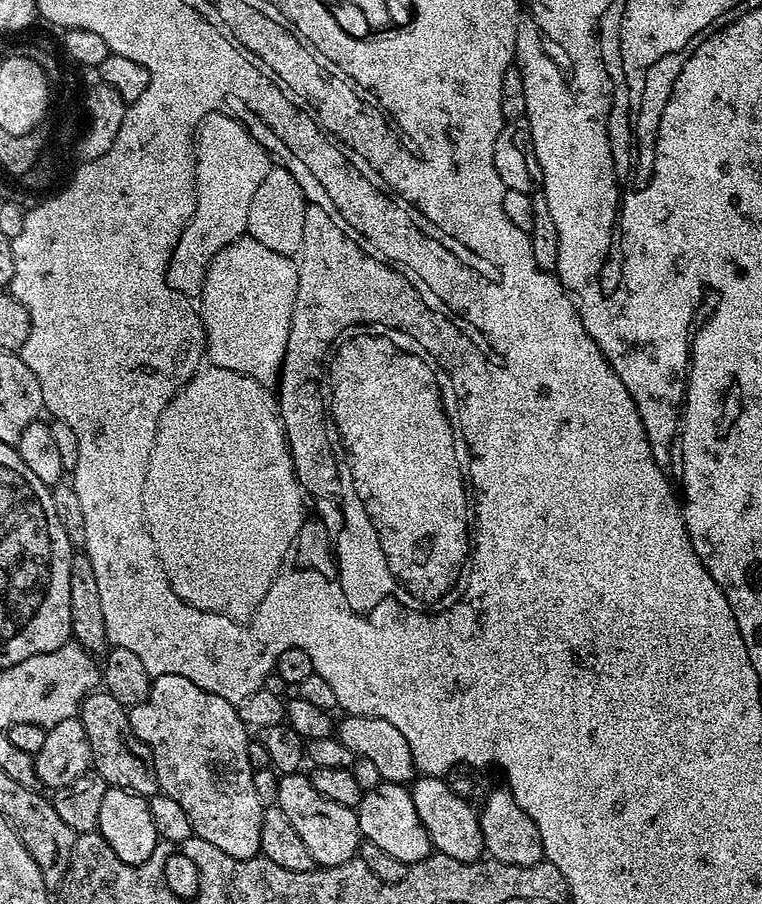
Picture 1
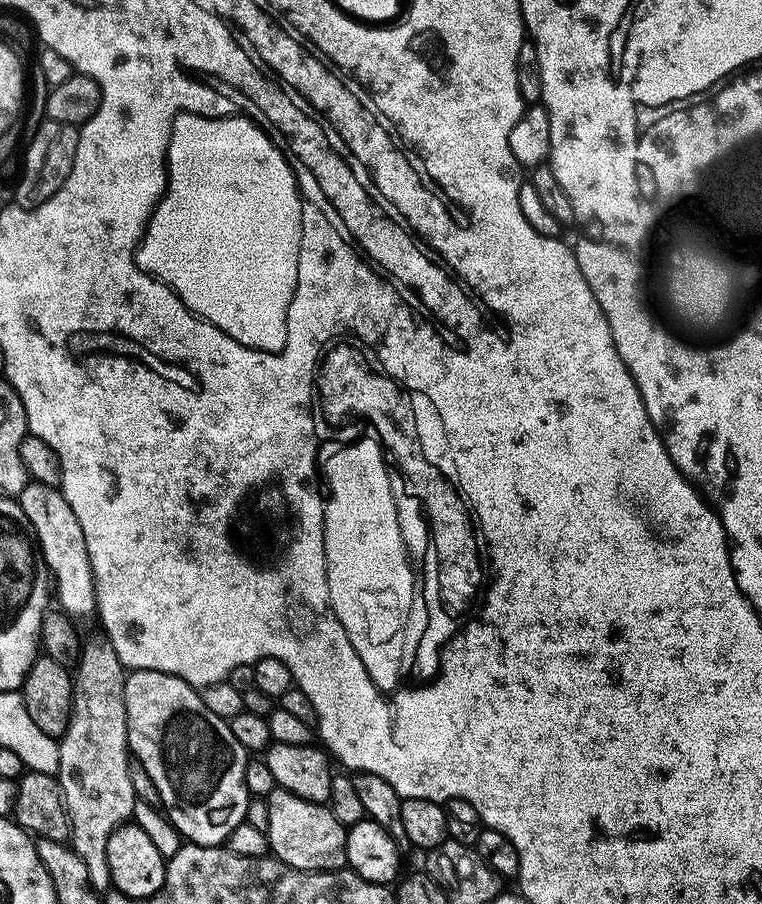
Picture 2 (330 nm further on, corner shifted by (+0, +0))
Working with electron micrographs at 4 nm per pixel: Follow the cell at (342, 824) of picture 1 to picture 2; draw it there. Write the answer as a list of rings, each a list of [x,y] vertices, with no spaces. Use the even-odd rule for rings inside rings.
[[[276,787],[266,798],[270,810],[268,847],[271,855],[303,872],[336,872],[348,862],[348,828],[334,818],[331,807],[298,798]]]

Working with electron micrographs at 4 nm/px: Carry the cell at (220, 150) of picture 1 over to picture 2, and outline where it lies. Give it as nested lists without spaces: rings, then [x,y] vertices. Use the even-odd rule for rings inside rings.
[[[180,112],[174,118],[172,131],[168,134],[168,185],[162,190],[160,201],[154,205],[152,217],[144,228],[144,237],[136,247],[136,264],[148,276],[160,280],[172,290],[178,299],[200,319],[218,326],[222,334],[230,334],[234,342],[259,352],[280,352],[286,346],[288,311],[298,286],[298,254],[302,246],[302,226],[305,201],[300,195],[296,175],[286,157],[276,149],[276,143],[251,120],[240,114],[232,116],[204,116],[200,112]]]

